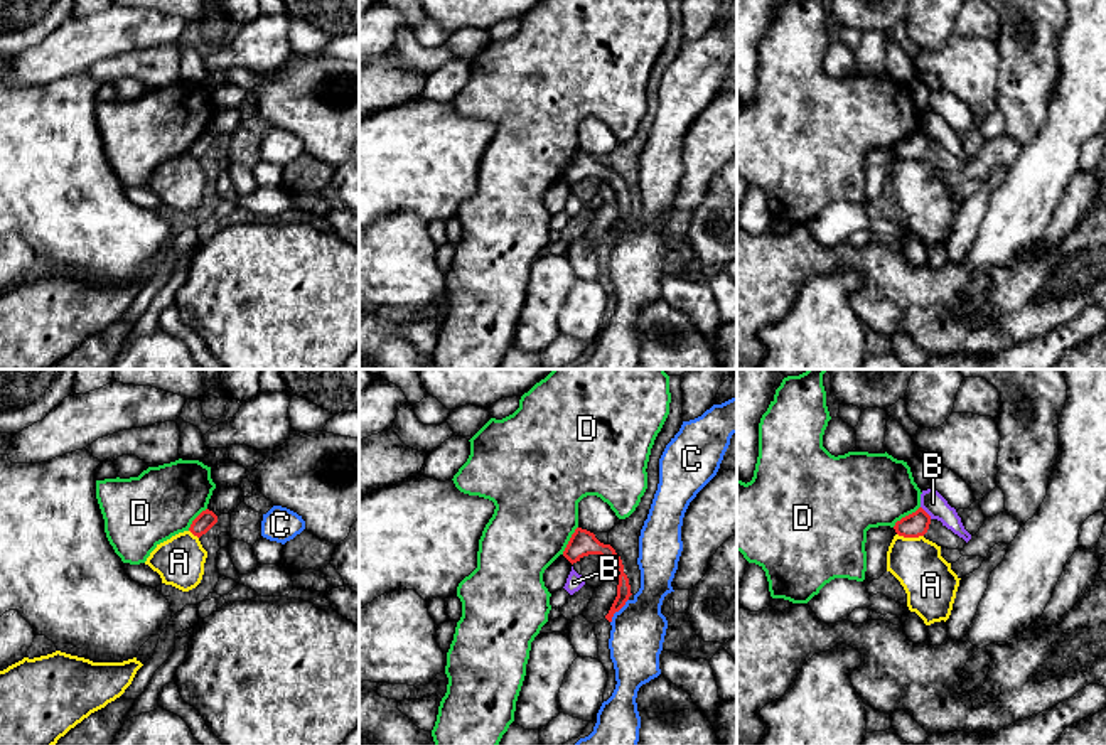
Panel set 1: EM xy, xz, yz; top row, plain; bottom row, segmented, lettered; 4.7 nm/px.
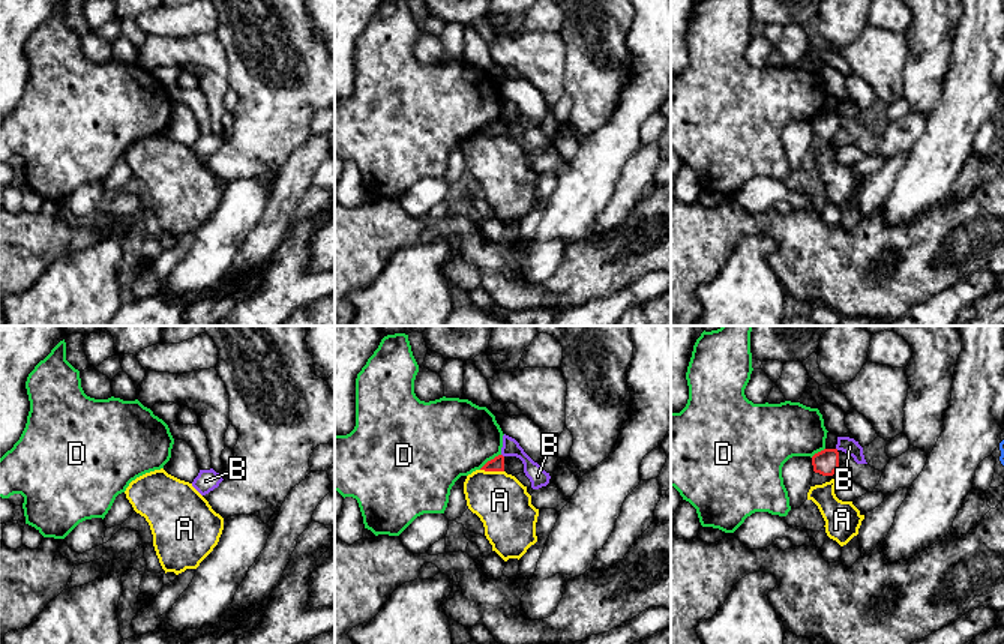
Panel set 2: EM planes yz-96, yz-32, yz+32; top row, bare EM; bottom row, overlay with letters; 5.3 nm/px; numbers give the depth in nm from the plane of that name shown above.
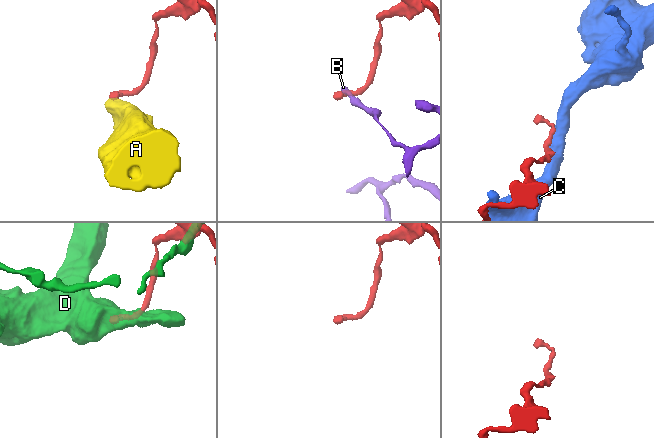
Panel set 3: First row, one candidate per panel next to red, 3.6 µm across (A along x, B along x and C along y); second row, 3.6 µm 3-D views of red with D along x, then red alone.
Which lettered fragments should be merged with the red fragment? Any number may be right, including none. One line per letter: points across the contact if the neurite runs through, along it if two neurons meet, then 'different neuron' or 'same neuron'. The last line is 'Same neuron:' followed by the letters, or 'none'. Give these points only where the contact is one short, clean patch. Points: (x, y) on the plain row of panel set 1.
A: border along yz (897, 155), (923, 159); different neuron
B: different neuron
C: border along xz (628, 221), (611, 245); different neuron
D: different neuron
Same neuron: none

